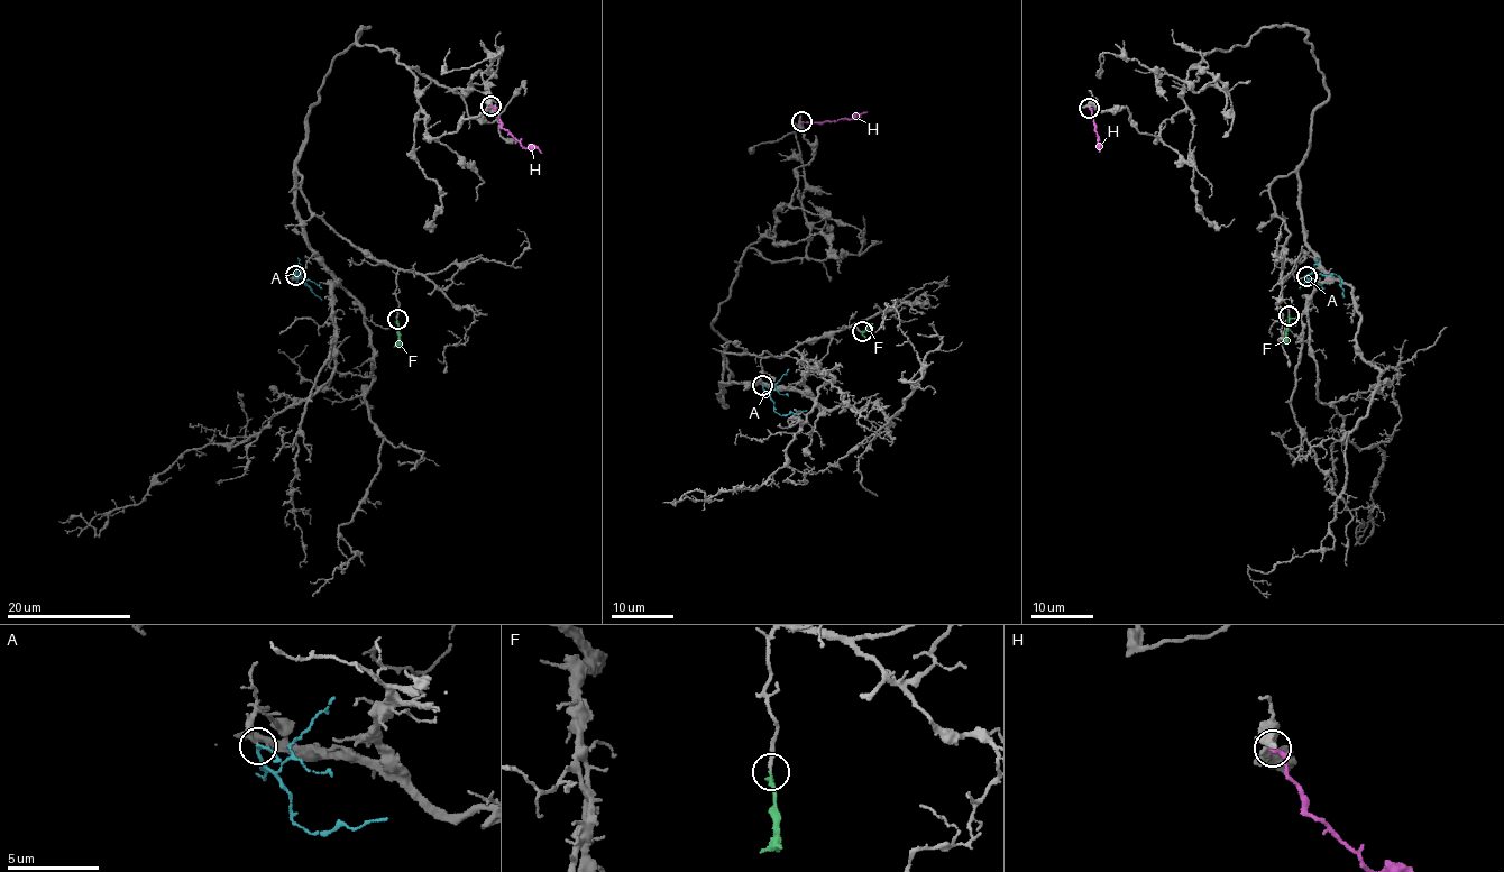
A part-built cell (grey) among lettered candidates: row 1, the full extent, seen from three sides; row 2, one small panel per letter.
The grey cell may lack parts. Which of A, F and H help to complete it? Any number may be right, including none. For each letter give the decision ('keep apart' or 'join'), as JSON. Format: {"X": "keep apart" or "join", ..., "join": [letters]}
{"A": "keep apart", "F": "join", "H": "keep apart", "join": ["F"]}

